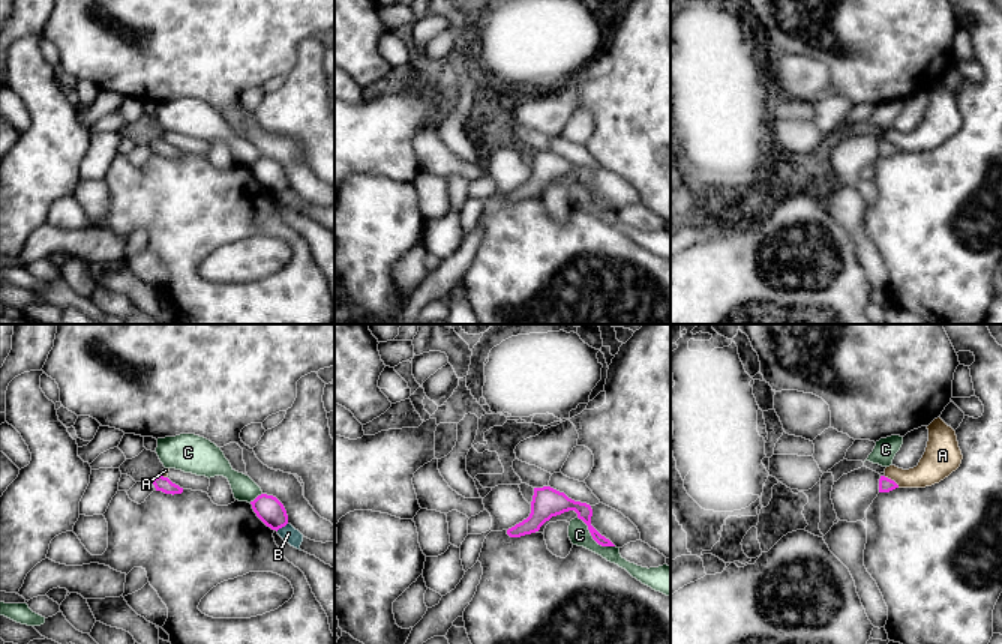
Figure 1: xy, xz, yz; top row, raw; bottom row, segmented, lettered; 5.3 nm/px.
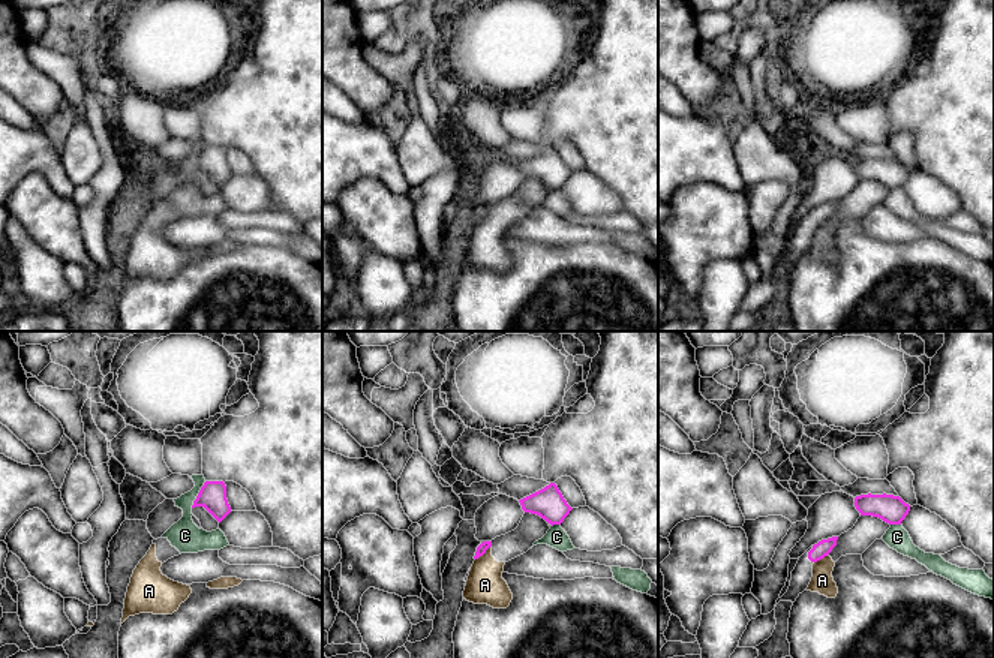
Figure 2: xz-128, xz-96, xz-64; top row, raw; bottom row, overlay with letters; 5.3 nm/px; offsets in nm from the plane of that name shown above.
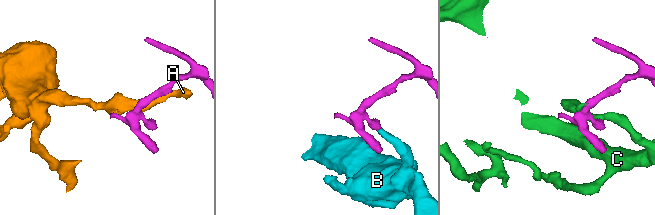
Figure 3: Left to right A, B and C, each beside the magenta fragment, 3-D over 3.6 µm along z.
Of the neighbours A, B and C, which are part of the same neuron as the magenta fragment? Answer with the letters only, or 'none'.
none

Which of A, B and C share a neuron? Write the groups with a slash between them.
A / B / C

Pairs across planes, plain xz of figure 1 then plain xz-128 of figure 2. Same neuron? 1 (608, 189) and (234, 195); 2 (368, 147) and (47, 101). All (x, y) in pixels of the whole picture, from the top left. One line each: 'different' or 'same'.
1: same
2: different

